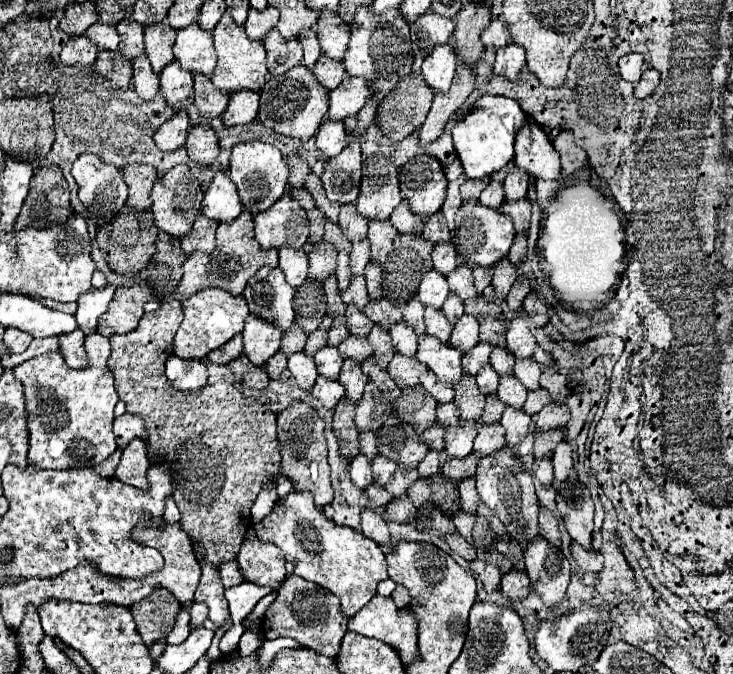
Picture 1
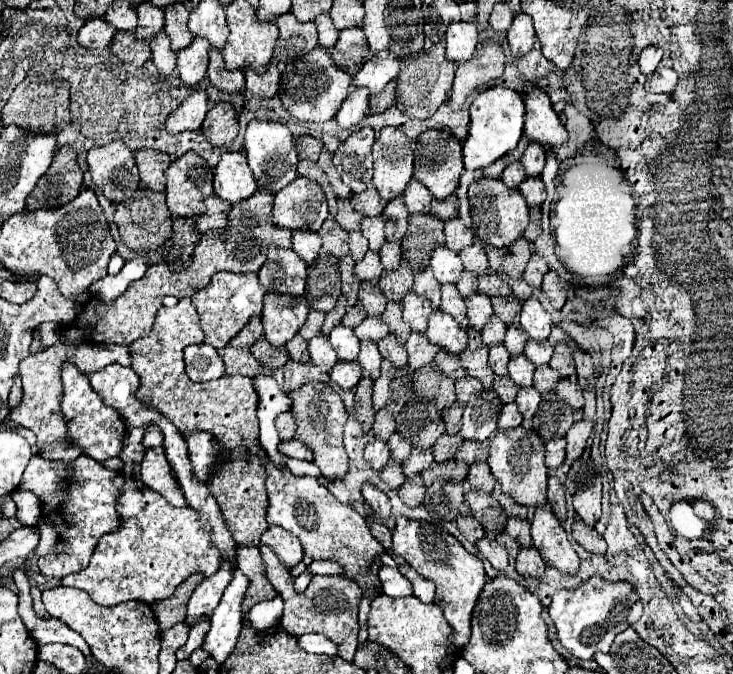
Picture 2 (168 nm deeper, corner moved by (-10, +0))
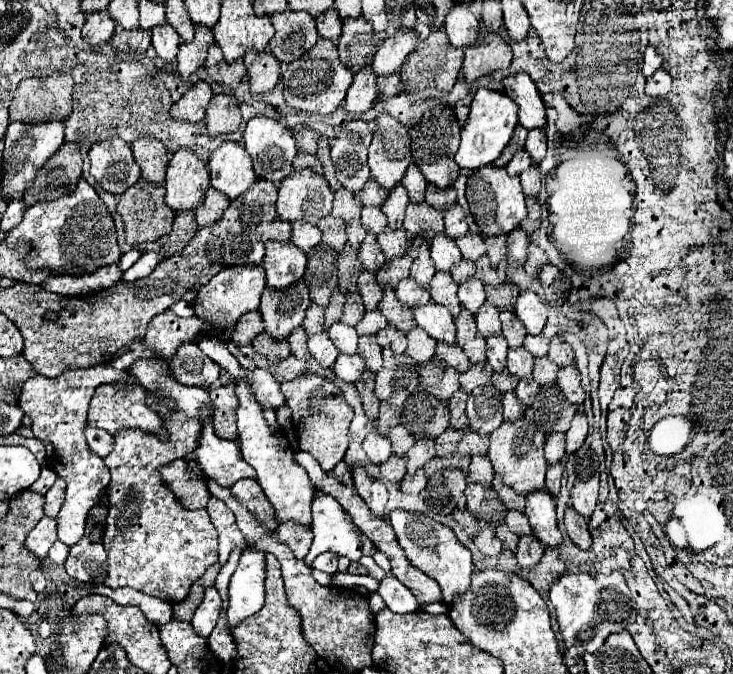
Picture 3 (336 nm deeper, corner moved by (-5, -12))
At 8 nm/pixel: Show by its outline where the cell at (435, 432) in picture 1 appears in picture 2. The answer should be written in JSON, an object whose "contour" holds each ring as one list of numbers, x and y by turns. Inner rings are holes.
{"contour":[[457,402,449,408,443,410,443,422,445,422,445,432,447,434,457,434,459,426,461,426,461,414,463,414,463,406,459,406]]}

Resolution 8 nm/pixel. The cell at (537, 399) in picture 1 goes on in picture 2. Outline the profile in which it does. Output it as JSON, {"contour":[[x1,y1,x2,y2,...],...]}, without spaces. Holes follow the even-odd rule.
{"contour":[[539,366,539,370,535,370,535,388,543,394,543,392,553,392,555,386,559,382,559,374,551,372,549,366]]}

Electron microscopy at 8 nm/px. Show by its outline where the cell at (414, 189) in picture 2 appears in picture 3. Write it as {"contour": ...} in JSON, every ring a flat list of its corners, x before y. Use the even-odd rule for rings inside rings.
{"contour":[[410,164,410,168,406,168,406,176,402,178,402,184,408,190,408,196,410,196,412,202,422,202,424,200,426,178,422,176,422,172,418,172,416,164]]}

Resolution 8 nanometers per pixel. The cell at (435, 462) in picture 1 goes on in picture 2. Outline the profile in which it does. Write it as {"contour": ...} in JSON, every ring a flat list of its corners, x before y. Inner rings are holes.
{"contour":[[443,434,435,444,433,444,433,458,435,462,447,462,447,460,453,460,457,450,461,448,463,444,463,438,457,434,457,436,447,436]]}

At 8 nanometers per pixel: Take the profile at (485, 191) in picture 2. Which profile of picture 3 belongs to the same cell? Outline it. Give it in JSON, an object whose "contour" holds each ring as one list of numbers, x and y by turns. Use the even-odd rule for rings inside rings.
{"contour":[[486,164,486,168,478,168,478,172,472,172,466,184,466,198,470,204,470,212,484,236,510,234,526,216,520,176,510,176,506,168,496,168,492,164]]}

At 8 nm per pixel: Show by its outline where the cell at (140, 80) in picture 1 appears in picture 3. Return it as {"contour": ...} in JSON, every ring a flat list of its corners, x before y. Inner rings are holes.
{"contour":[[160,24,158,28,152,28,152,46,156,48,156,54,164,62,172,62,176,58,178,46,180,46,180,36,174,32,170,24]]}

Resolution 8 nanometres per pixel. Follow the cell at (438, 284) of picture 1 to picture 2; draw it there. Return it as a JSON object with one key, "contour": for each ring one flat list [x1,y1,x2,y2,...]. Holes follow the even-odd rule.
{"contour":[[439,246,433,256,431,256,431,268,433,268,433,274,435,274,435,280,439,284,457,284,461,272,463,272,463,264,461,264,461,258,455,256,455,252,447,250,445,246]]}

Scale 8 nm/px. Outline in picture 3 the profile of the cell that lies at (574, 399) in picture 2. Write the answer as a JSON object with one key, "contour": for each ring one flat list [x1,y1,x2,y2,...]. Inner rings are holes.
{"contour":[[574,364,564,366,564,368,558,370,558,386,572,404,580,404,584,400,584,390,582,390,580,380,582,380,580,372]]}

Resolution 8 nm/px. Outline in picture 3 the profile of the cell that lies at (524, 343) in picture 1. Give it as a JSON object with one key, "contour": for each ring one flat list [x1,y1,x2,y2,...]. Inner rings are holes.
{"contour":[[522,290,516,300,514,310,524,322,528,334,540,334,542,328,546,326,546,304,538,298,536,292]]}

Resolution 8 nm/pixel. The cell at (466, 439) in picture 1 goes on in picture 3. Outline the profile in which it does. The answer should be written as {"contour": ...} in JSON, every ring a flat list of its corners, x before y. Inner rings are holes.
{"contour":[[478,386,468,398,468,408,466,408,470,426,482,434,488,436,492,434,500,424,502,424,502,394,492,386]]}

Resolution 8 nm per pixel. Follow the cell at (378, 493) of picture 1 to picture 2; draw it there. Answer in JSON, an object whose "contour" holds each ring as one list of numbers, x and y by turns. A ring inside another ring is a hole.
{"contour":[[389,462,383,472,381,472,381,480,391,488,391,490,397,490,403,486,405,478,403,478,403,472,401,472,401,466,395,464,395,462]]}

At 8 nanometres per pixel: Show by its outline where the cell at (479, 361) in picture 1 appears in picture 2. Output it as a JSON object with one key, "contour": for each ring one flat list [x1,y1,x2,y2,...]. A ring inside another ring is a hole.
{"contour":[[491,316,489,324,487,324,487,326,483,328,483,332,481,332,481,340,485,342,485,346,487,346,487,348,491,348,491,346,495,346,495,344,503,344,505,330,507,330,507,326,505,326,505,324,501,324,501,322,499,322,499,318]]}

